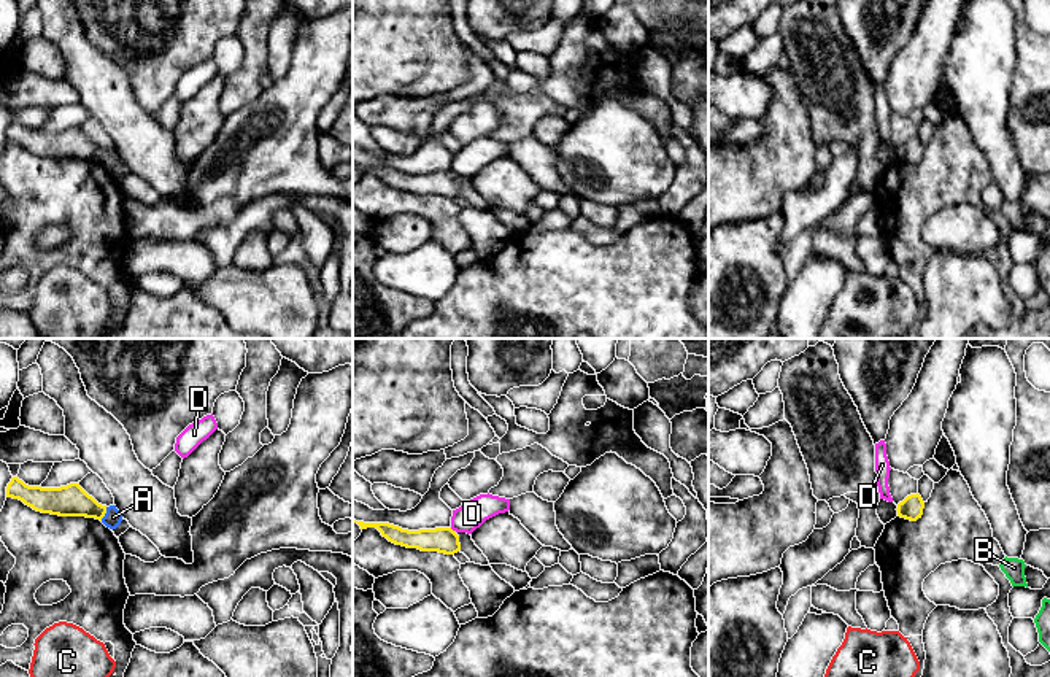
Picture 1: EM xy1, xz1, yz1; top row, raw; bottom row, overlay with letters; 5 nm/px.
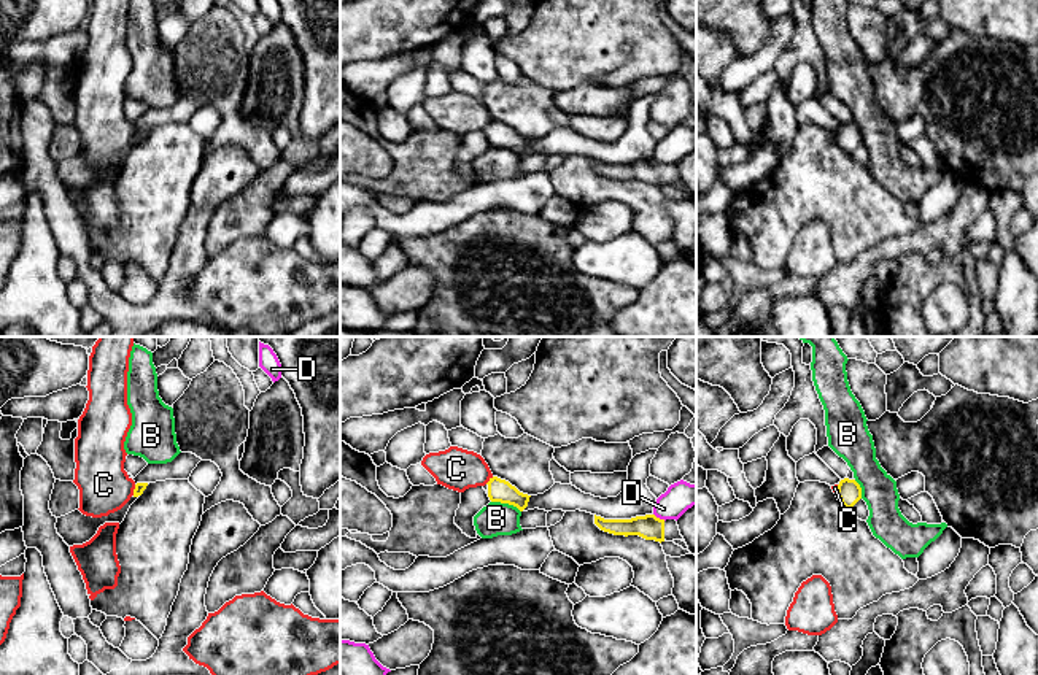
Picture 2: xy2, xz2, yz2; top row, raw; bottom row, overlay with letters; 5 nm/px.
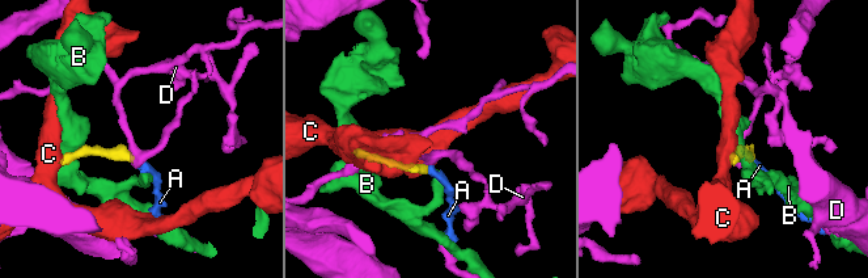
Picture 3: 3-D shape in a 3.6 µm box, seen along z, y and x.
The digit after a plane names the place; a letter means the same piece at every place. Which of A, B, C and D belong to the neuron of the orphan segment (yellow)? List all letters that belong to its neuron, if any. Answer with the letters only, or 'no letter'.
A

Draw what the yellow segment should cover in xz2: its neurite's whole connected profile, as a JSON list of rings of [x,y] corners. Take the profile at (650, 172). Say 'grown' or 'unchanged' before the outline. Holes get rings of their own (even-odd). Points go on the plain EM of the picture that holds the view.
grown; [[[595,159],[595,168],[614,179],[639,179],[645,184],[672,186],[684,184],[676,164],[660,164],[655,159],[636,160],[631,164],[604,164]]]

